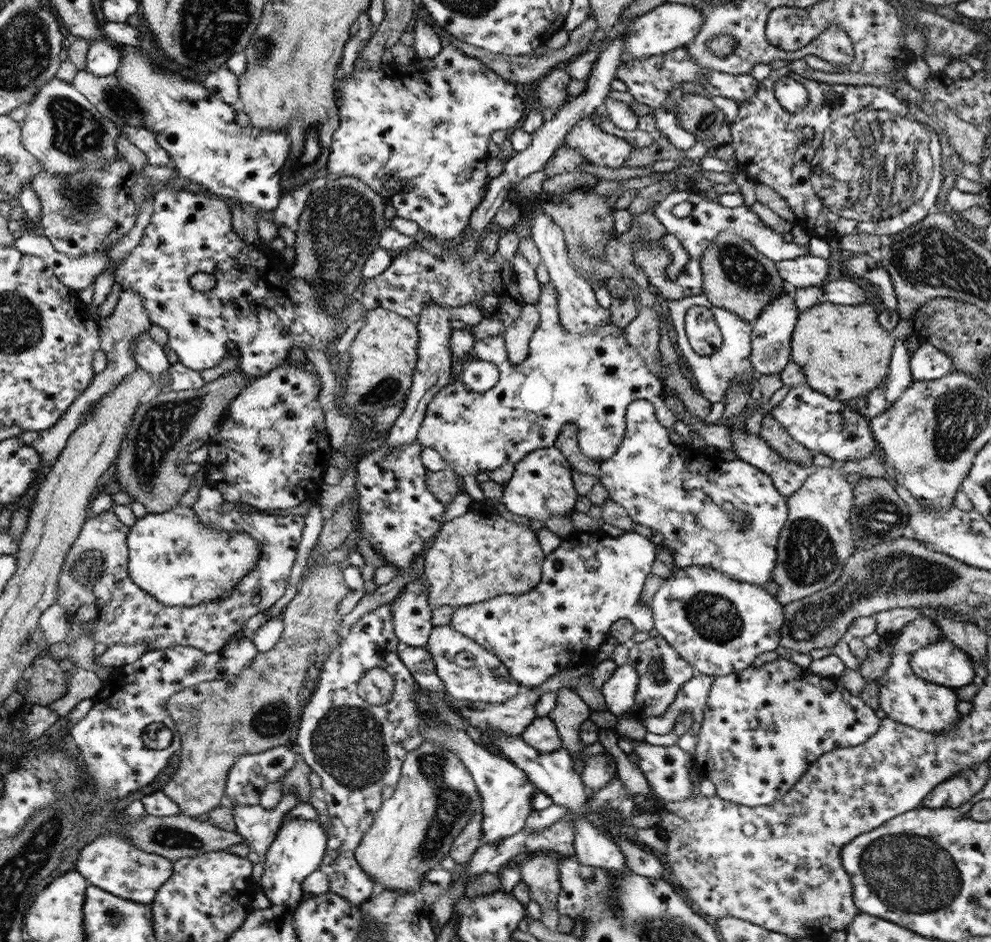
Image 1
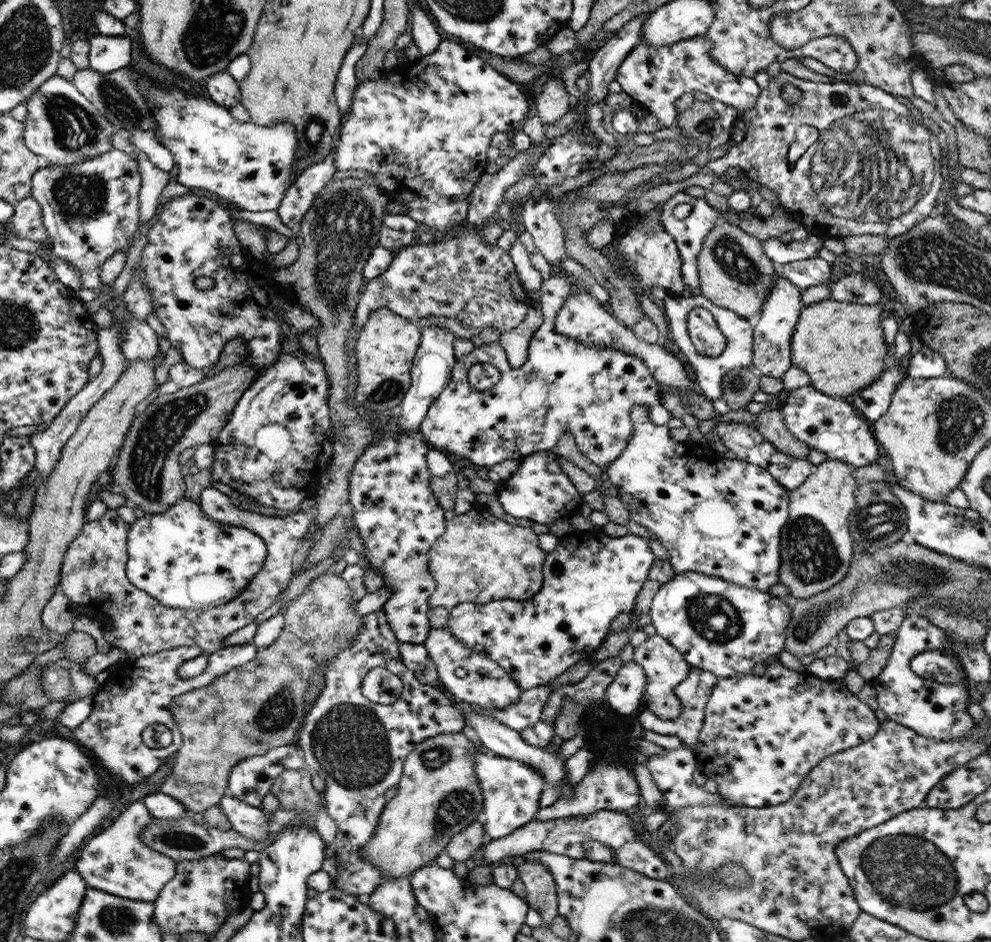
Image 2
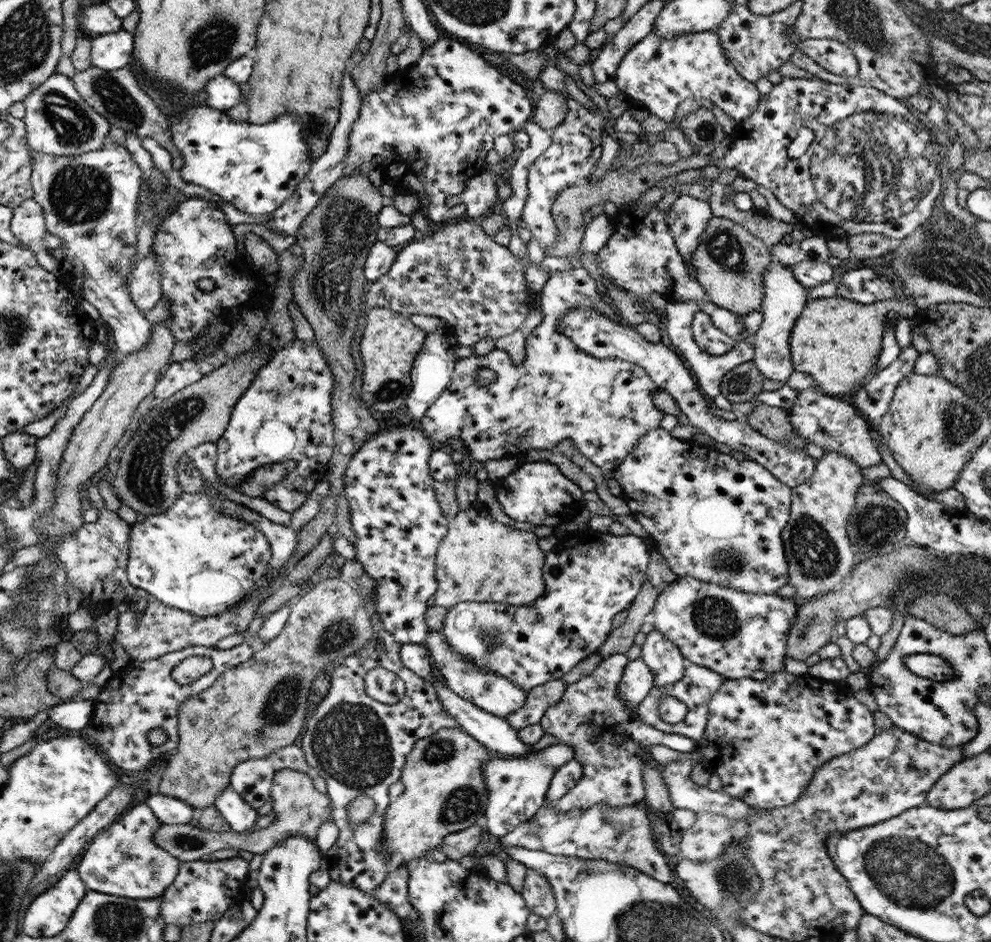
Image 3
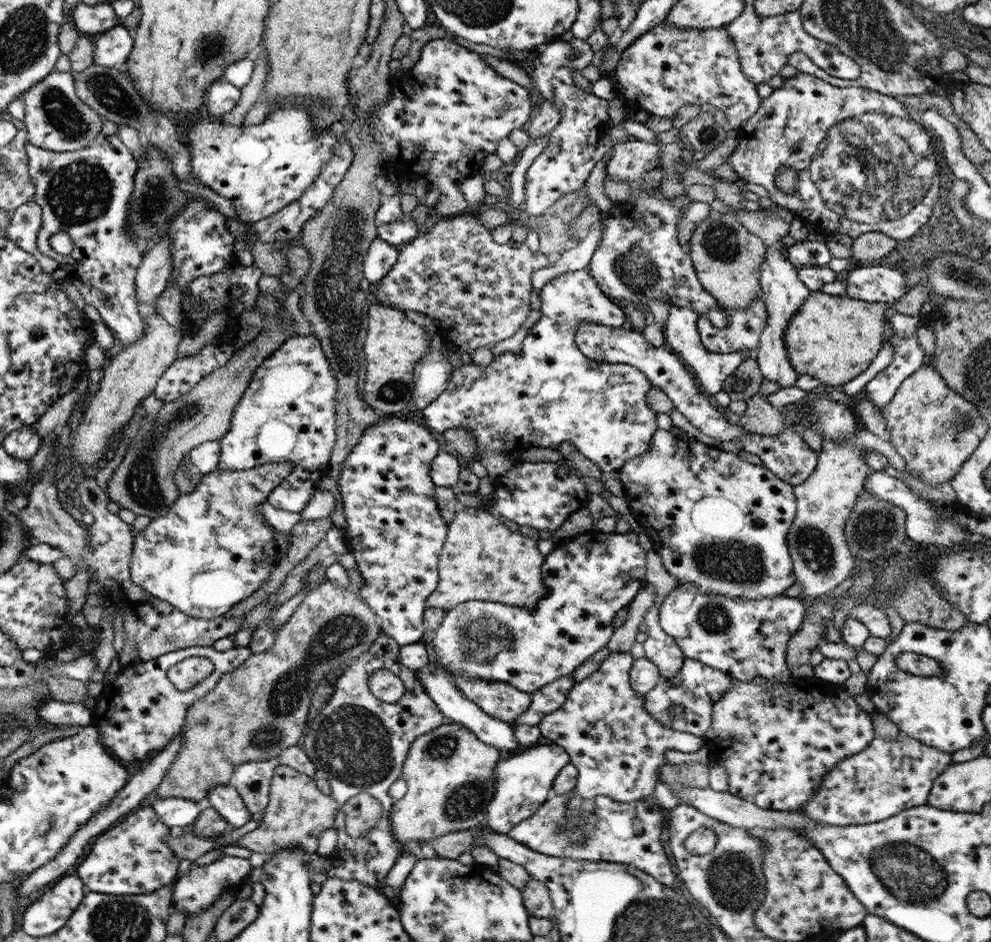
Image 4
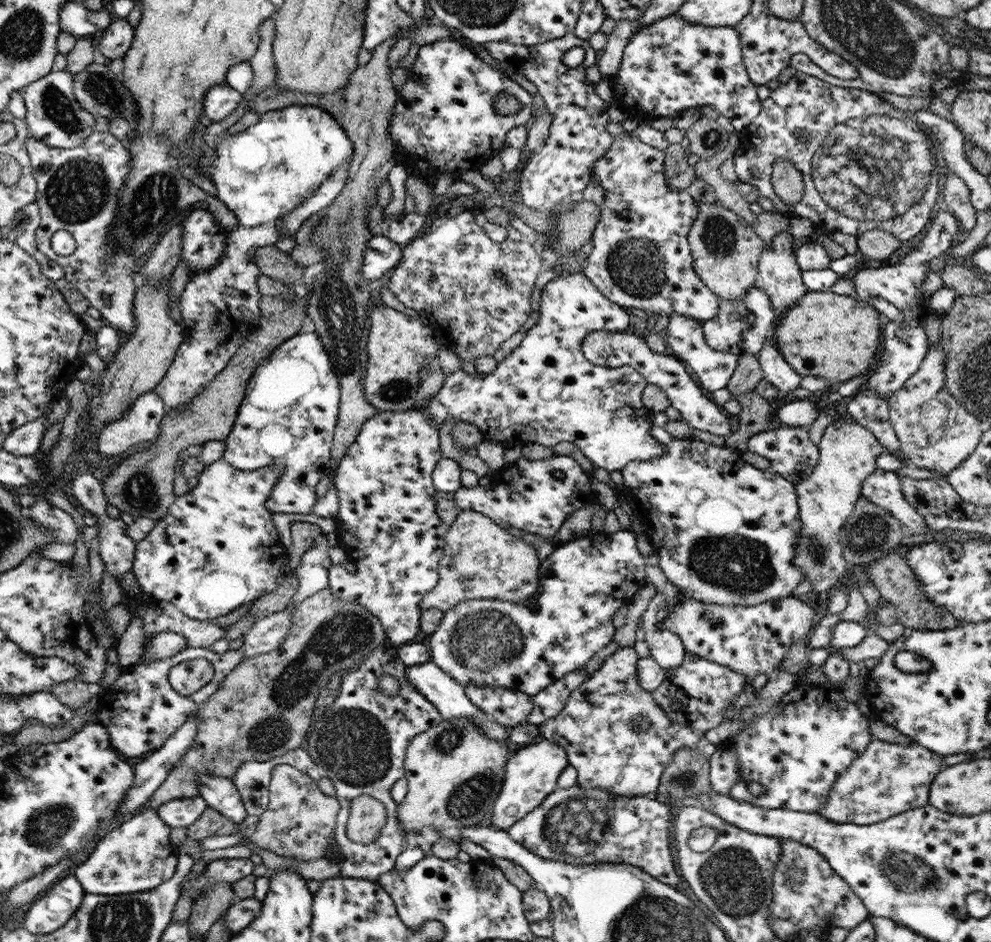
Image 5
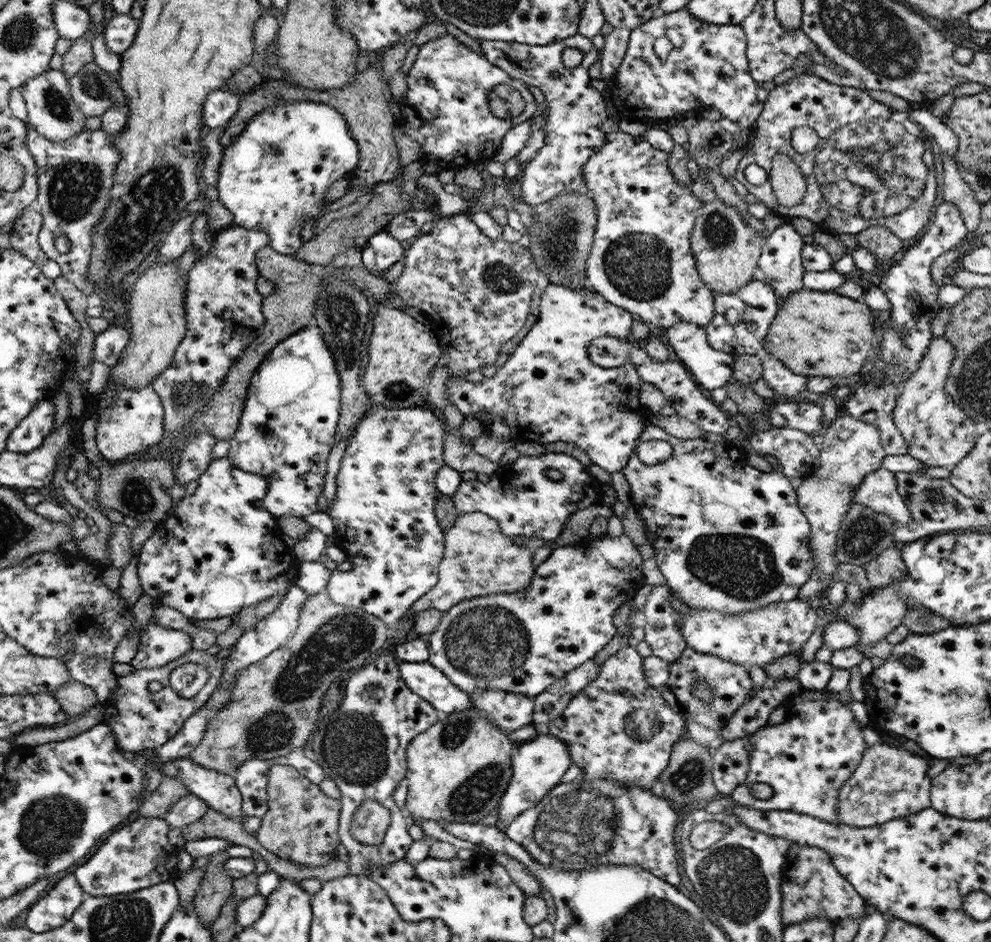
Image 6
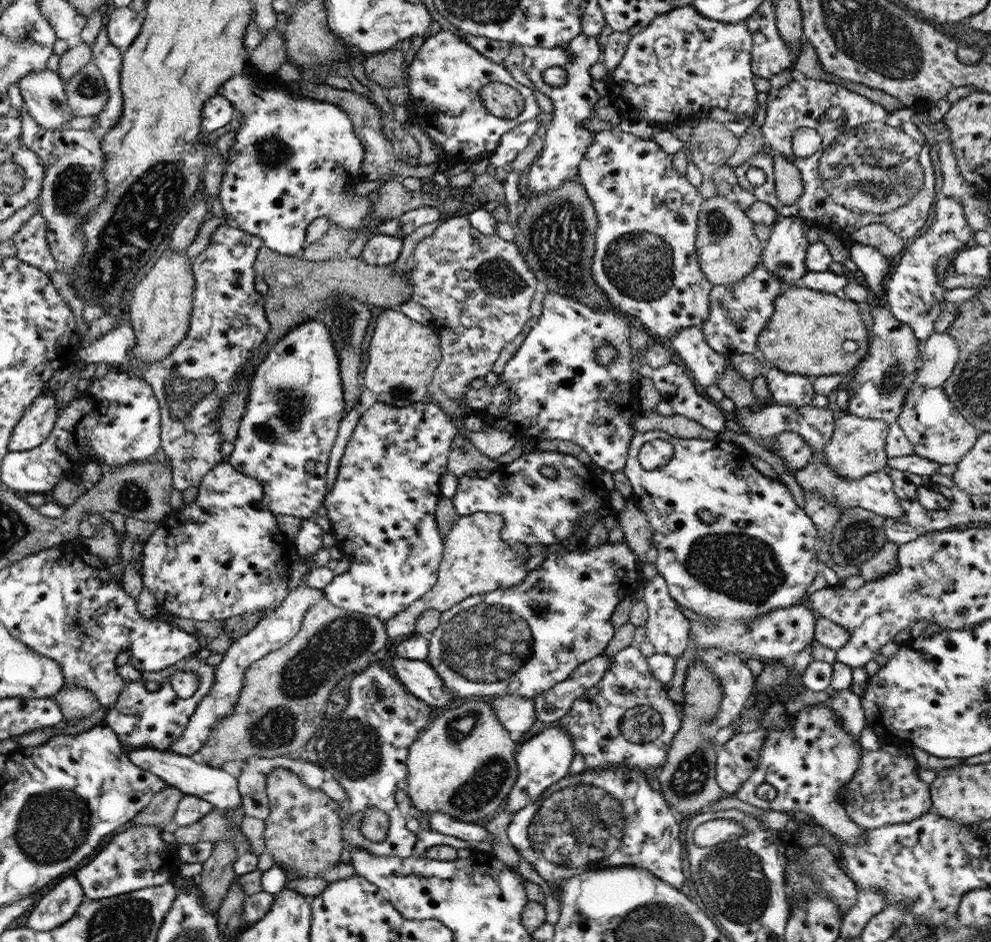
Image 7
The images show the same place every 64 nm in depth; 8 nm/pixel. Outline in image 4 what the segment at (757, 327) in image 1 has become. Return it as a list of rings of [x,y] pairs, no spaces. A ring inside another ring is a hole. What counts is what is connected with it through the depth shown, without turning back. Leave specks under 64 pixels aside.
[[[782,242],[768,248],[766,261],[761,268],[759,284],[761,285],[763,304],[768,311],[768,320],[762,333],[760,333],[760,343],[758,343],[758,350],[754,352],[754,360],[764,379],[778,383],[781,387],[786,387],[794,386],[799,375],[792,367],[786,352],[784,332],[786,332],[786,326],[790,324],[790,318],[802,308],[802,304],[812,292],[798,277],[797,269],[785,258],[783,248],[786,246]]]

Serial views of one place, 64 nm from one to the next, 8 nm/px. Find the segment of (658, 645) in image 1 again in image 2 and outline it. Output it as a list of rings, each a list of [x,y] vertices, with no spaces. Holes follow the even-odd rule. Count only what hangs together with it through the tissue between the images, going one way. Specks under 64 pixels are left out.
[[[654,634],[638,647],[634,649],[634,662],[638,666],[642,666],[644,674],[646,674],[646,691],[642,695],[641,705],[638,708],[640,713],[642,707],[650,710],[658,719],[661,720],[677,720],[681,714],[682,706],[678,701],[678,696],[674,693],[674,688],[678,686],[678,683],[688,678],[690,674],[690,665],[686,662],[686,659],[682,656],[681,652],[678,652],[670,642],[665,638],[662,638],[660,634]]]

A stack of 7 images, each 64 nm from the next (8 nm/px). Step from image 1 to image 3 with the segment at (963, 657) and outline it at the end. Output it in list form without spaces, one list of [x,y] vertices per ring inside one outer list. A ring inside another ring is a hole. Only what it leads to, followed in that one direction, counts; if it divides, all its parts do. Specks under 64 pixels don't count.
[[[926,653],[906,656],[904,665],[916,676],[938,680],[938,682],[948,682],[954,678],[954,667],[944,657]]]

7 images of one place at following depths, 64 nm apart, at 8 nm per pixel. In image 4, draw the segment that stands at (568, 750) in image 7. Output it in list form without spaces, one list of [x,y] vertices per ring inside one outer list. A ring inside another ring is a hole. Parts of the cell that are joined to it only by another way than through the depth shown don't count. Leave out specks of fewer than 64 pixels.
[[[553,743],[536,744],[530,748],[523,748],[518,754],[501,758],[493,769],[496,792],[486,811],[488,829],[498,834],[508,834],[518,822],[532,816],[551,796],[558,772],[569,763],[570,757],[566,750]]]

